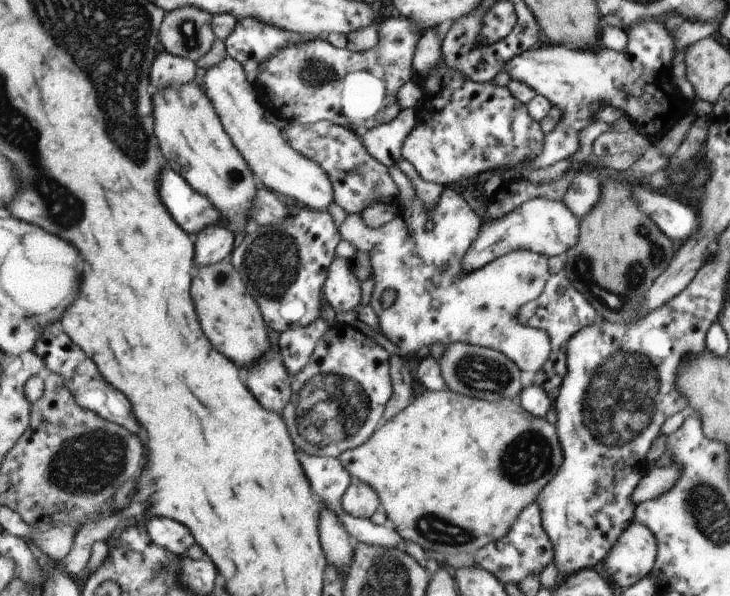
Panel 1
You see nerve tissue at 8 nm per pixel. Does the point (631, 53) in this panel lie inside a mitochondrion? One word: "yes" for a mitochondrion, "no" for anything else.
no

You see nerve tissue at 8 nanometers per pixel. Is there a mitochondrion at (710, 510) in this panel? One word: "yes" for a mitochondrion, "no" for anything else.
yes

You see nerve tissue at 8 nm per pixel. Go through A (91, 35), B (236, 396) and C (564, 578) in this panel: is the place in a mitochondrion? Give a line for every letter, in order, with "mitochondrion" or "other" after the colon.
A: mitochondrion
B: other
C: other

